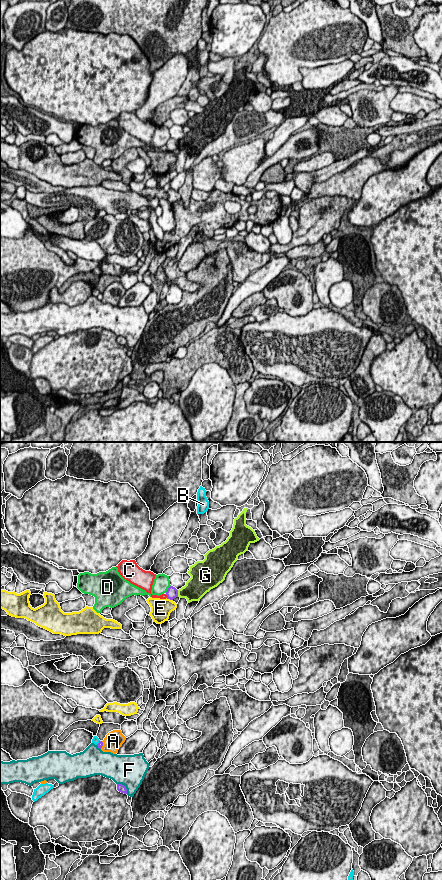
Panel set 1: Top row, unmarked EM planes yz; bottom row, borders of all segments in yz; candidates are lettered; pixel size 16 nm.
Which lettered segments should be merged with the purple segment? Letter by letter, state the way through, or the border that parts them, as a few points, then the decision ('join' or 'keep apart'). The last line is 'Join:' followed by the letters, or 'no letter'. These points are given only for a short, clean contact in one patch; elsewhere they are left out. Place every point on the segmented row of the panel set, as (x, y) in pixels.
A: keep apart
B: keep apart
C: keep apart
D: keep apart
E: keep apart
F: keep apart
G: border yz (177, 590), (178, 596); keep apart
Join: no letter

